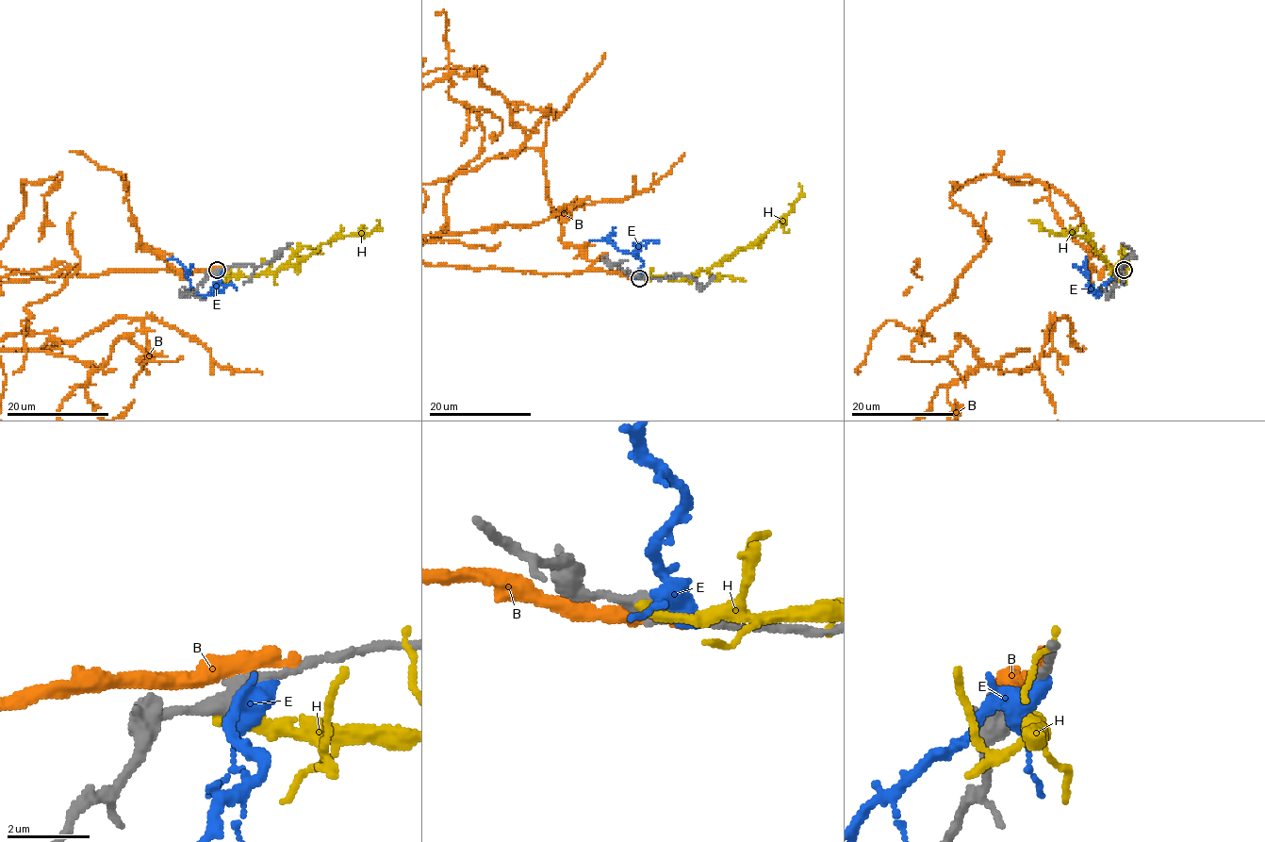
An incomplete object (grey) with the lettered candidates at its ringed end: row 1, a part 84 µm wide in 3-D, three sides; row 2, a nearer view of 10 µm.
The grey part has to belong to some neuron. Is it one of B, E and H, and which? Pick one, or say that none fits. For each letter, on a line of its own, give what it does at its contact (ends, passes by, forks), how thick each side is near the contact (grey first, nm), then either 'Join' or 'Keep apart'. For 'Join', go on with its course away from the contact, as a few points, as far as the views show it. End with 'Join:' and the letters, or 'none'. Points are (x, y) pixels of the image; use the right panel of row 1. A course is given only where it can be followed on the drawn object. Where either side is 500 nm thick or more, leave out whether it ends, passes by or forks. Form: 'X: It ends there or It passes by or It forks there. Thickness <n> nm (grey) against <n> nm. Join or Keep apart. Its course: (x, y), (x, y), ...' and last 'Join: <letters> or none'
B: It ends there. Thickness 200 nm (grey) against 420 nm. Keep apart
E: It forks there. Thickness 280 nm (grey) against 400 nm. Keep apart
H: It ends there. Thickness 320 nm (grey) against 280 nm. Keep apart
Join: none

